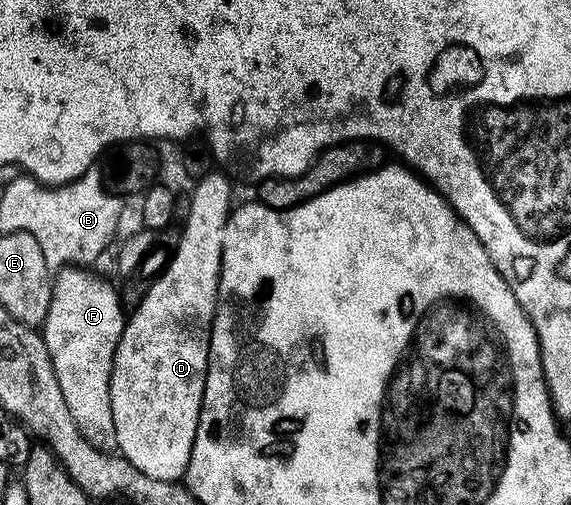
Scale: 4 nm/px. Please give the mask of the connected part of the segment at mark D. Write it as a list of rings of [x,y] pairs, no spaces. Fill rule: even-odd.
[[[213,170],[195,181],[196,189],[190,192],[190,216],[182,223],[184,233],[176,244],[176,253],[167,257],[160,275],[149,283],[142,302],[127,317],[118,350],[114,354],[110,374],[110,410],[114,414],[115,447],[119,455],[128,460],[130,466],[142,470],[146,478],[180,482],[185,479],[188,470],[208,373],[208,337],[216,313],[222,238],[234,207],[231,182],[220,170]]]

